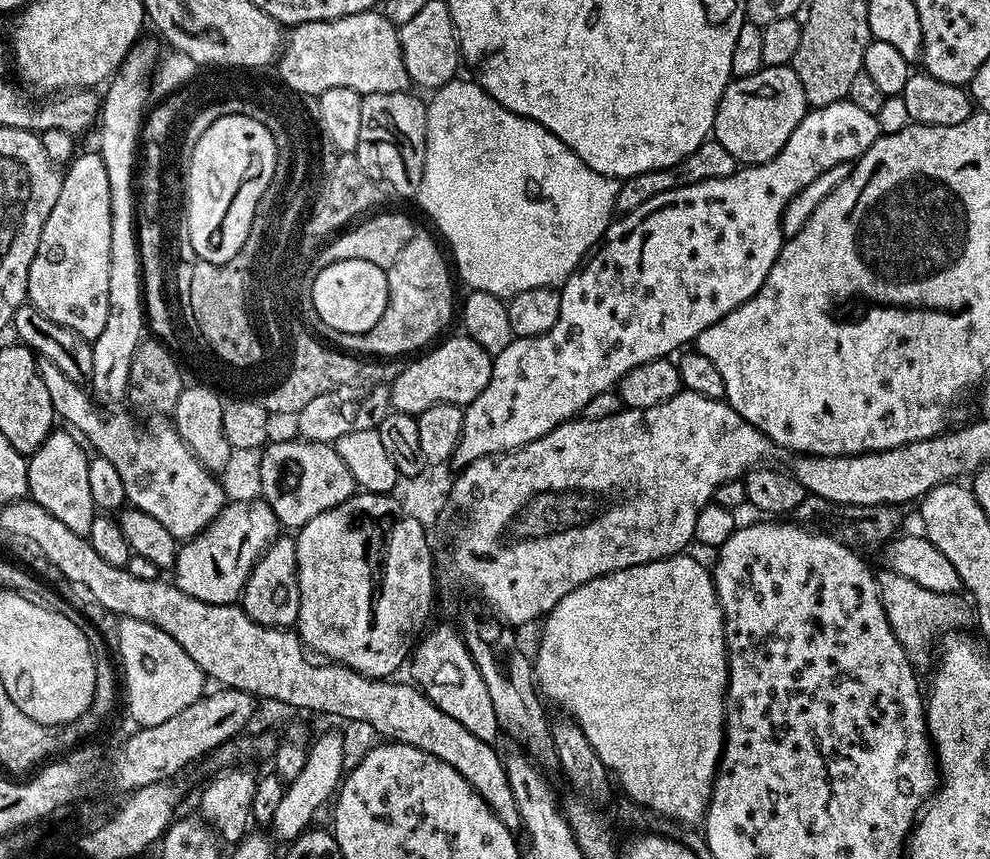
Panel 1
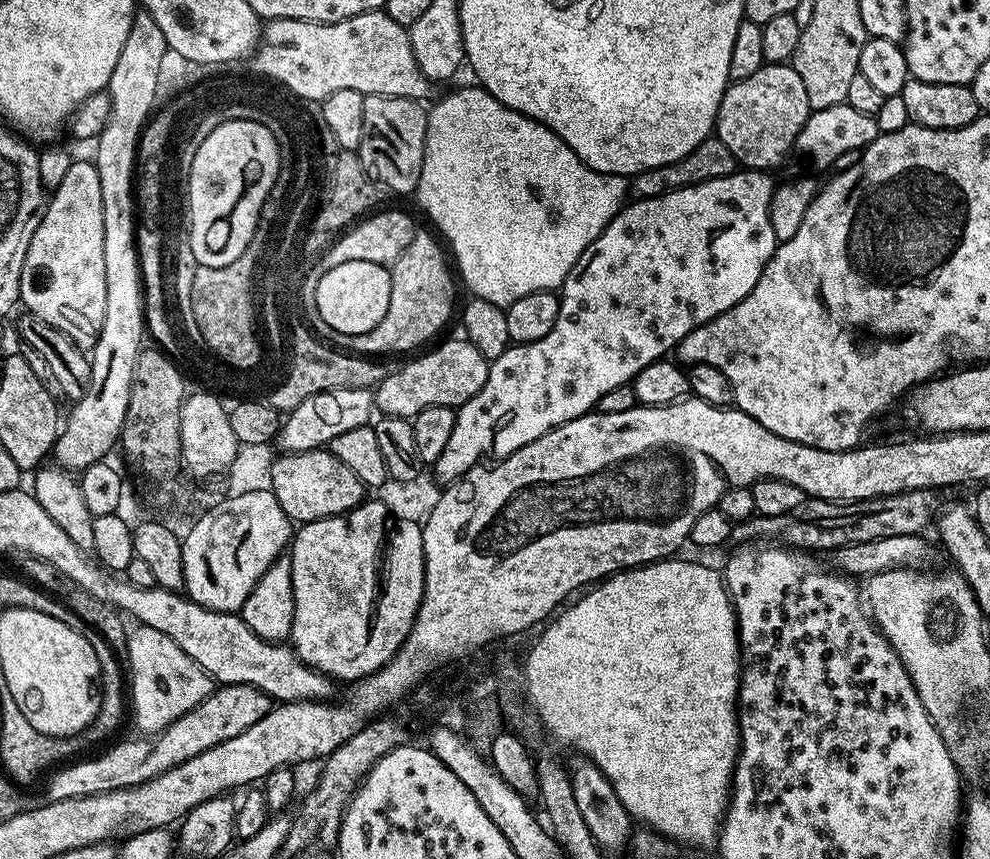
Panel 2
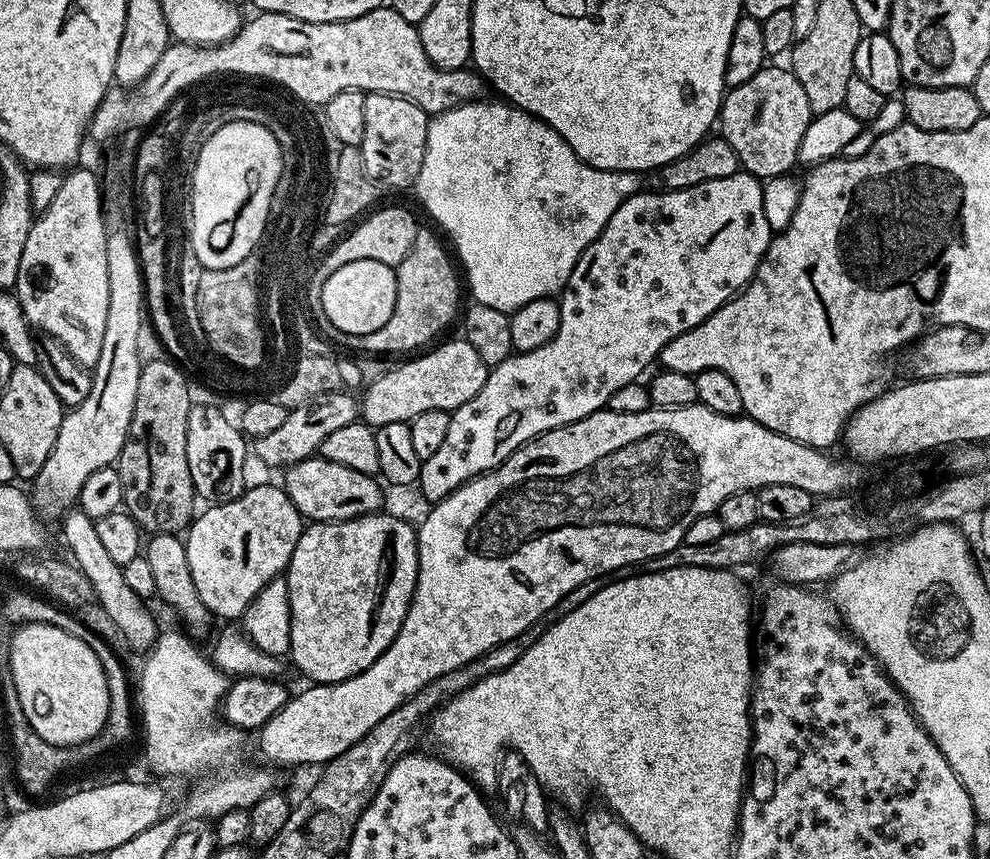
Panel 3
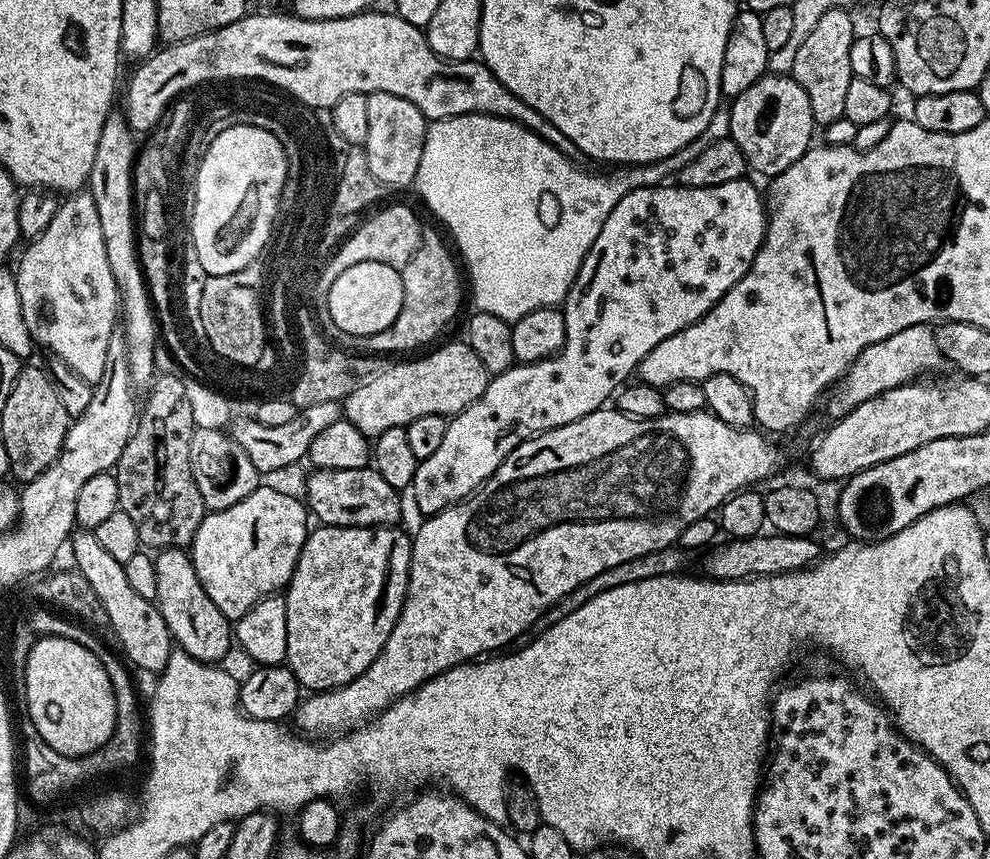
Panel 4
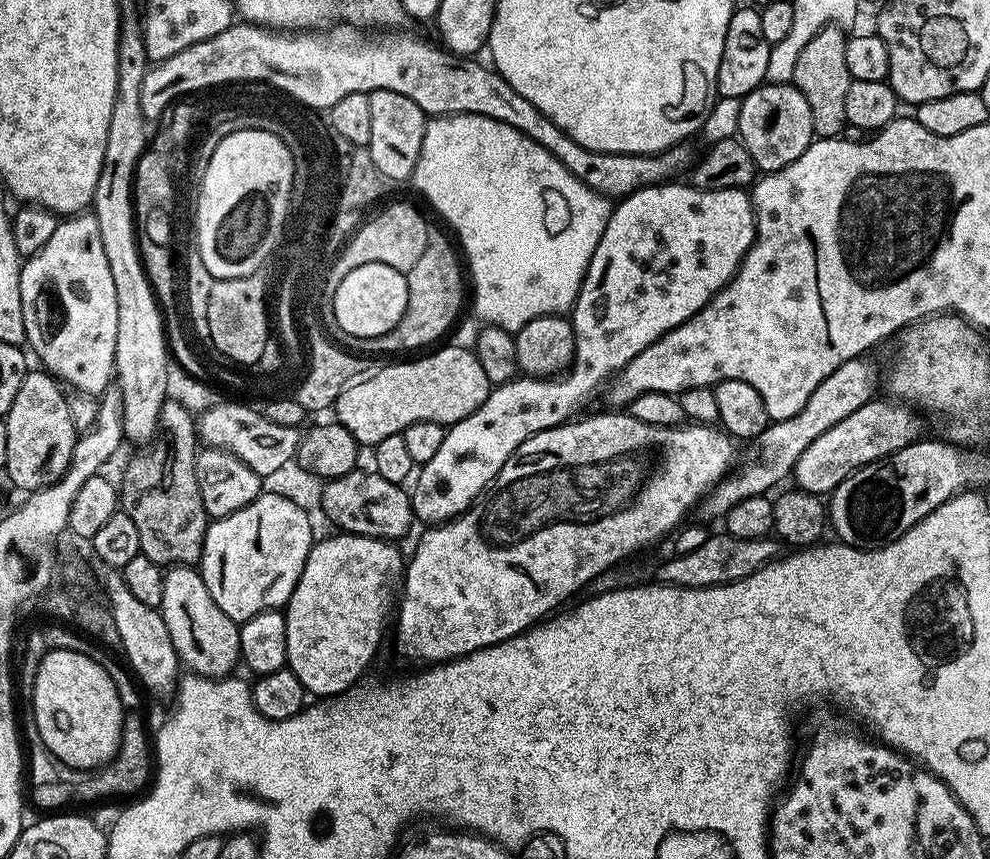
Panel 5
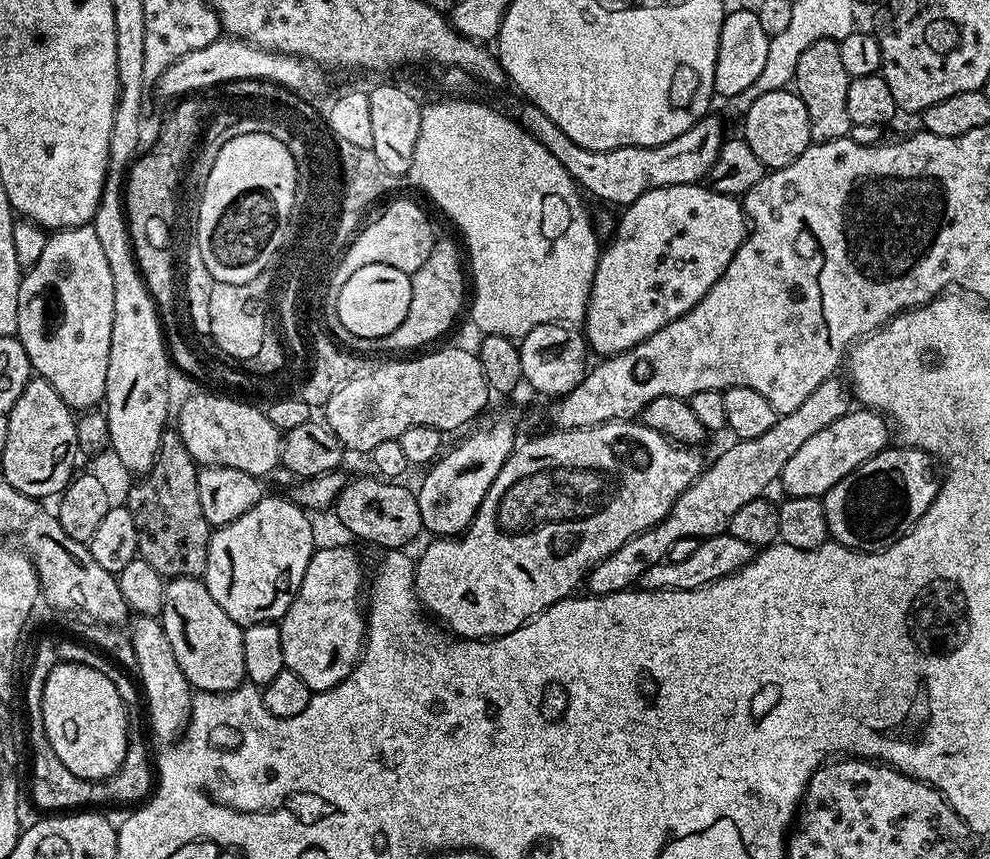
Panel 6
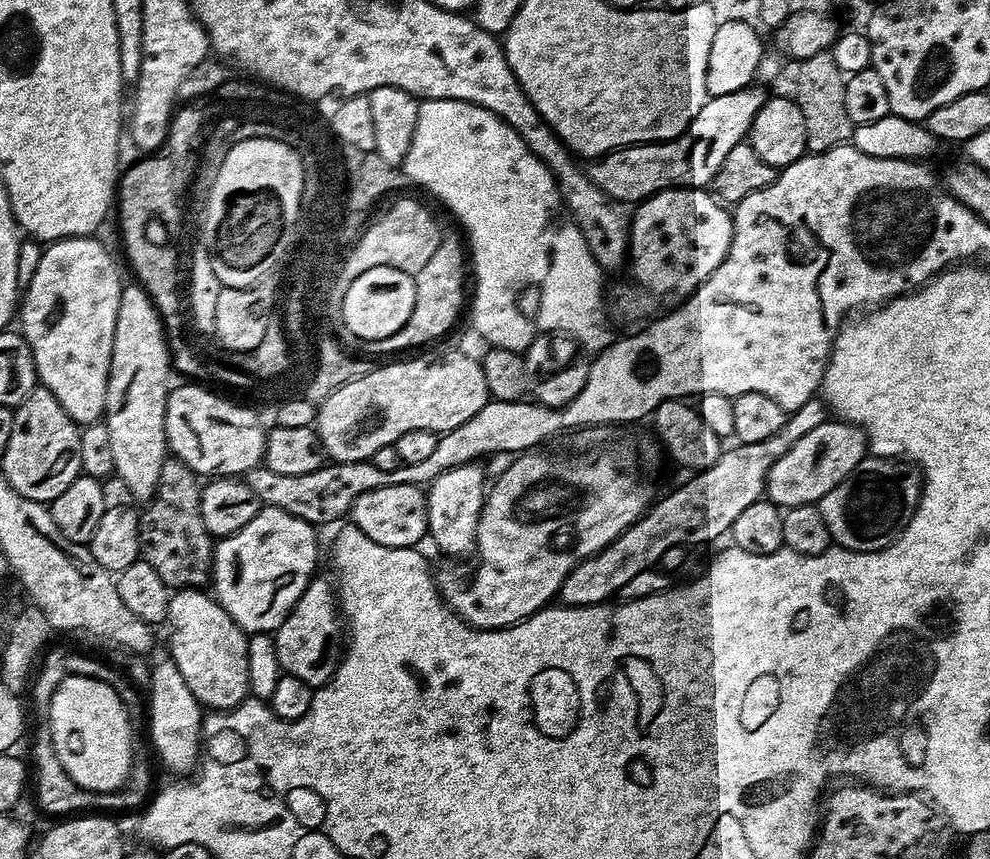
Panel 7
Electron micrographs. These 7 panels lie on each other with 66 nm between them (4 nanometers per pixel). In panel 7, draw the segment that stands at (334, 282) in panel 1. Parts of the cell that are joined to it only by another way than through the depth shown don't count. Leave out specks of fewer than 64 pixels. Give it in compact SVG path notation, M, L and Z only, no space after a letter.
M374 266L374 270L366 270L359 278L350 282L342 302L342 315L346 326L360 340L381 340L390 338L410 318L410 310L414 310L414 294L416 281L413 273L394 270L390 266Z

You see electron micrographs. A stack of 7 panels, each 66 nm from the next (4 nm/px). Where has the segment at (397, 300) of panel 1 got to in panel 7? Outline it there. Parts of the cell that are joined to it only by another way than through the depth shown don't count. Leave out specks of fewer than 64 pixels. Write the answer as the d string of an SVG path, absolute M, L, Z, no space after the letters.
M445 231L440 237L438 250L434 250L433 256L426 261L426 266L414 274L416 281L416 293L414 294L414 310L410 310L410 318L402 330L390 334L390 338L381 340L366 340L368 348L373 348L379 357L384 358L384 349L391 349L395 354L404 354L407 348L420 348L423 344L428 344L431 340L436 340L439 336L444 336L456 324L456 319L460 316L460 311L465 311L466 296L464 300L464 264L466 268L466 248L461 240L454 233Z

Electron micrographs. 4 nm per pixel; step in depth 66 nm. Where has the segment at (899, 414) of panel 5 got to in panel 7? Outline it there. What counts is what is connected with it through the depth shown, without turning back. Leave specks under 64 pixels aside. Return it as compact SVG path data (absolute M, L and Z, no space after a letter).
M829 418L822 426L814 426L810 434L798 438L774 466L764 483L767 499L782 510L807 504L819 505L821 498L830 494L852 471L862 463L869 451L868 438L855 424L846 424L839 418Z

